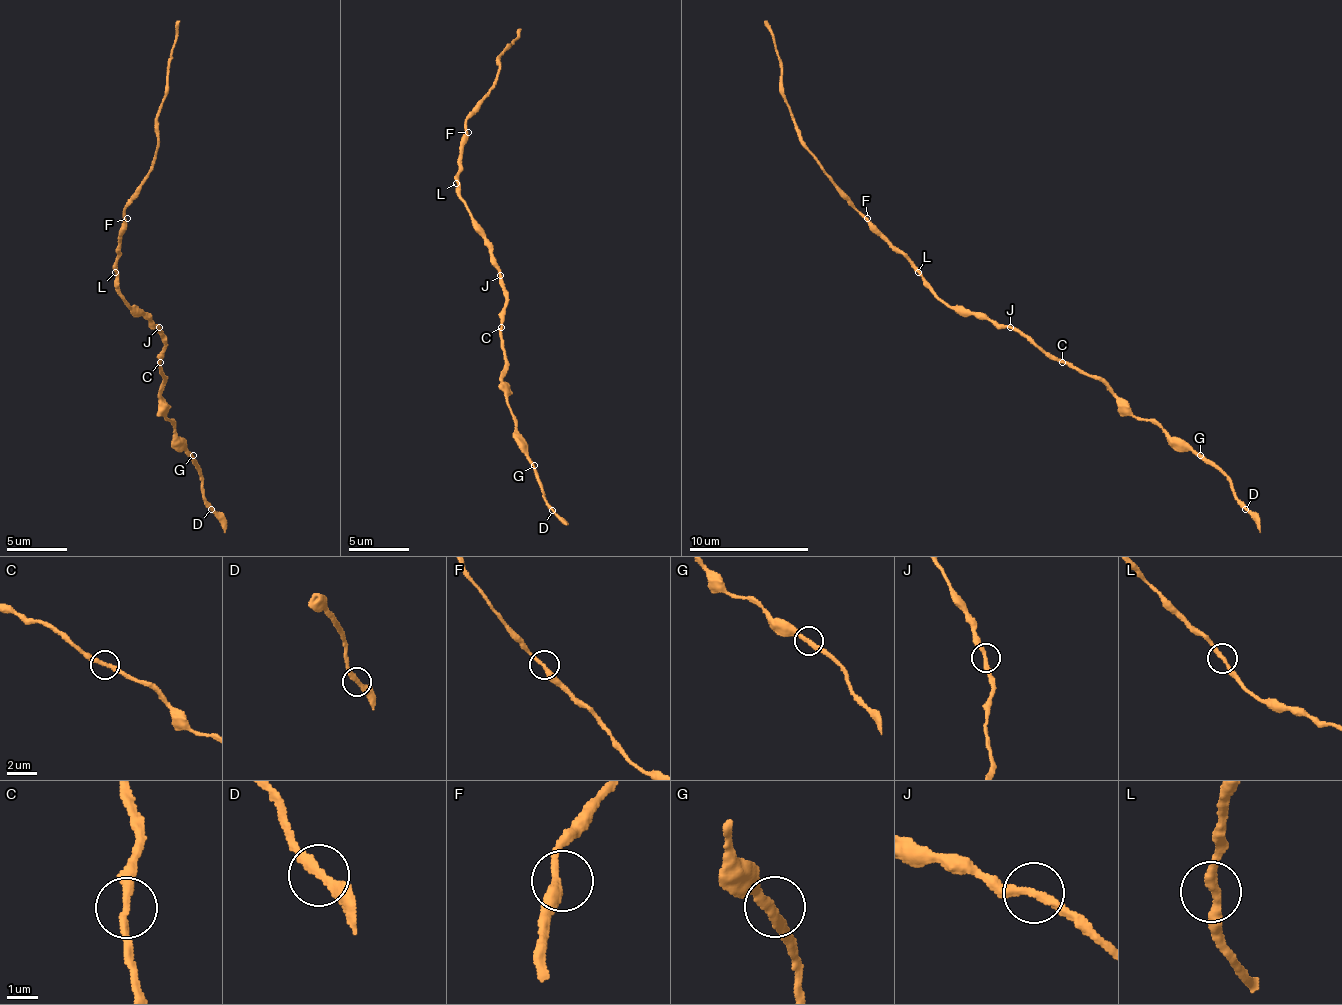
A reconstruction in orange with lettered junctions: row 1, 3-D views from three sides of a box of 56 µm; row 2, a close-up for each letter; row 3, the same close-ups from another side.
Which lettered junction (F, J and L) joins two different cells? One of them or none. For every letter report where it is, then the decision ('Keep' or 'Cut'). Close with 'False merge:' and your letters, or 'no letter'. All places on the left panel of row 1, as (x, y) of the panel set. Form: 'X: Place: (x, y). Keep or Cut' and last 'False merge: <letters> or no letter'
F: Place: (127, 218). Keep
J: Place: (159, 327). Keep
L: Place: (115, 272). Keep
False merge: no letter

